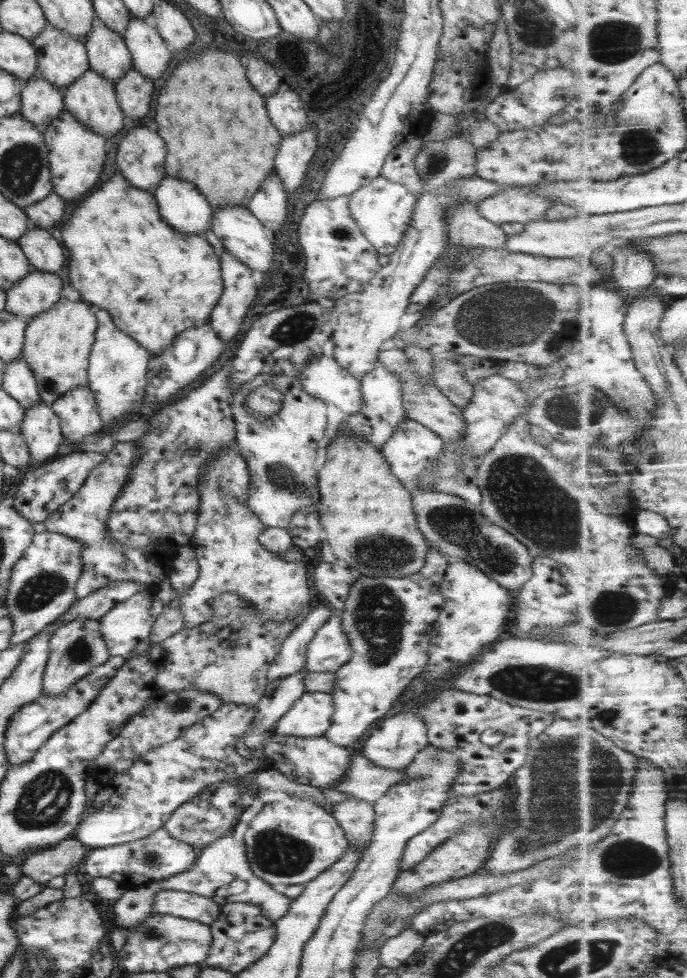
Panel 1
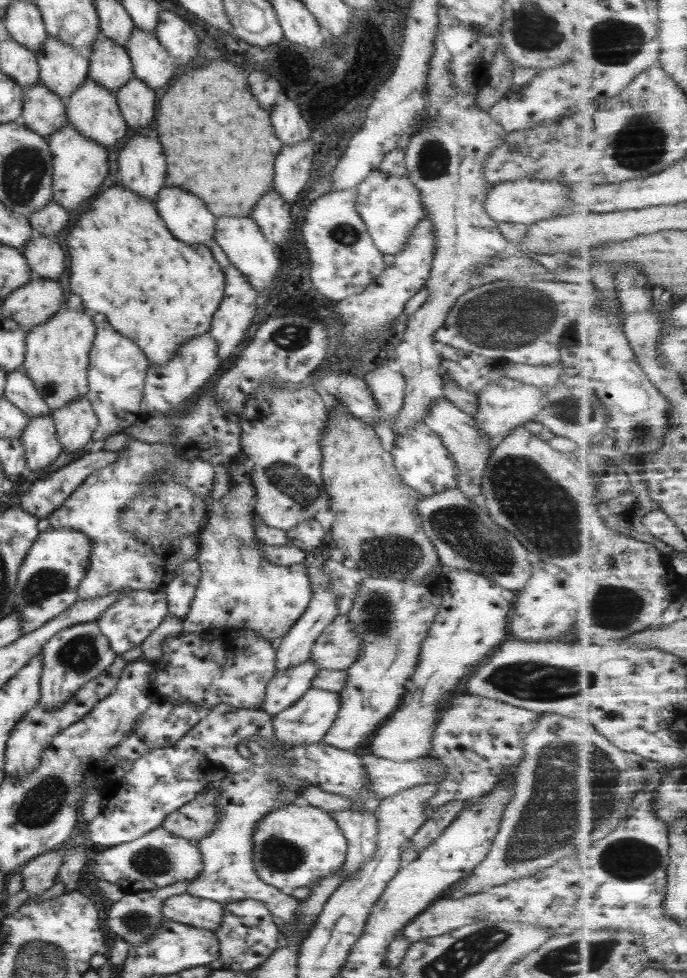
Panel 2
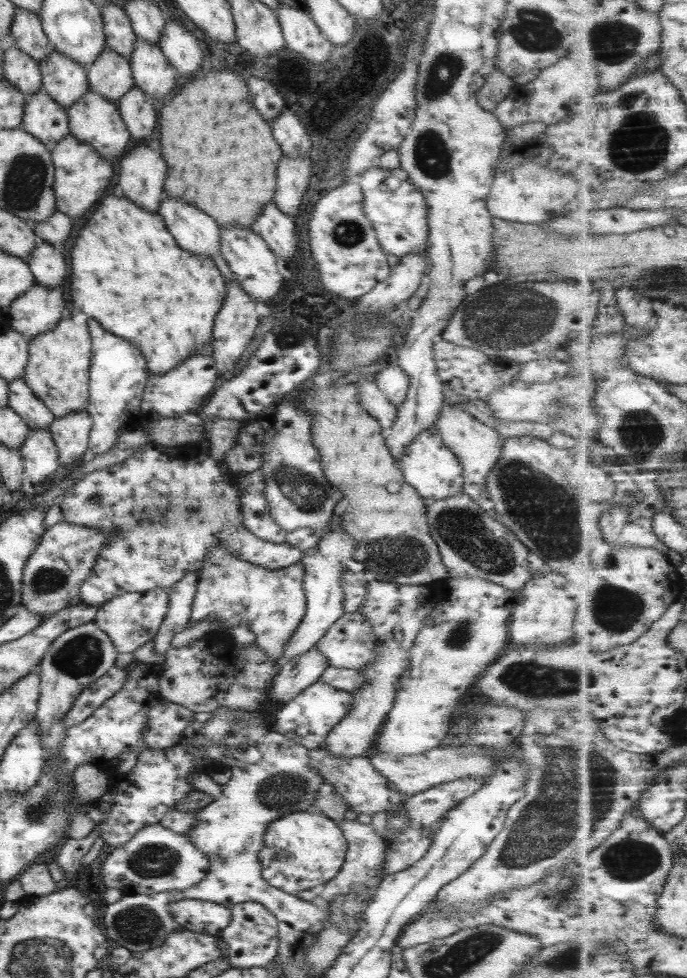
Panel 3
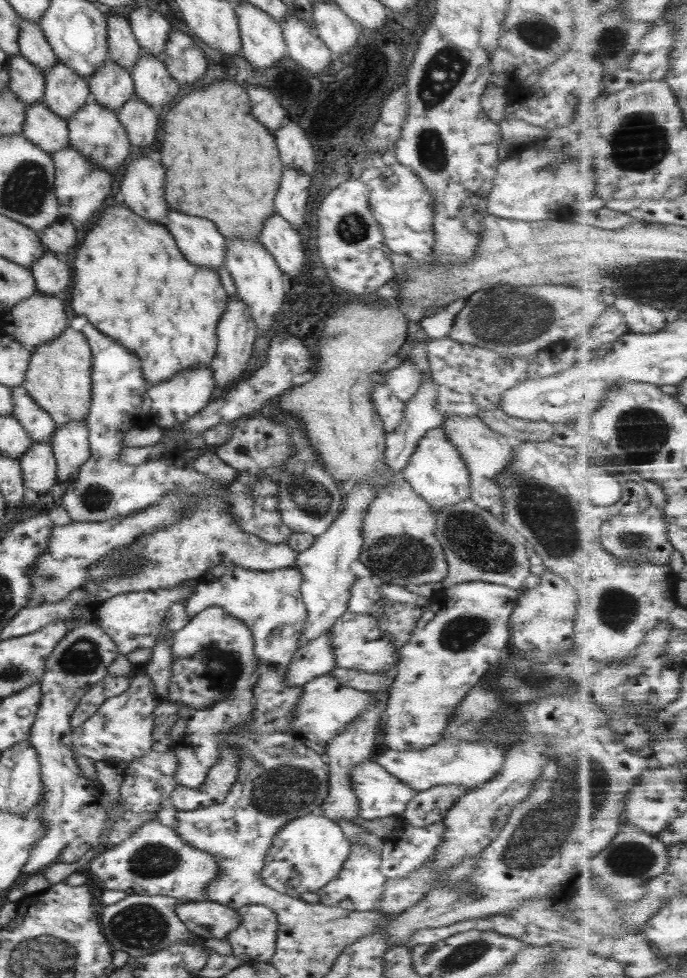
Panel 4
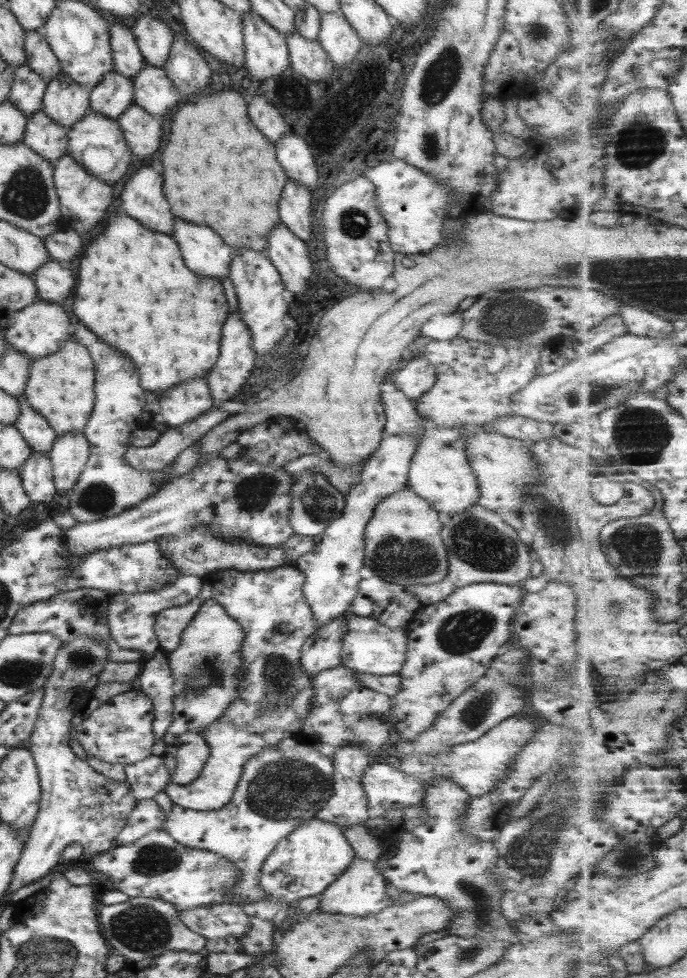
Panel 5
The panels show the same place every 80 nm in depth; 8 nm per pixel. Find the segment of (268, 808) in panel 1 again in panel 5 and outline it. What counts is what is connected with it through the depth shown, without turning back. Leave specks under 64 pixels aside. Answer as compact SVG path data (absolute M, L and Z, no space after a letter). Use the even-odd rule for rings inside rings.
M314 817L298 824L287 836L281 837L281 841L277 842L275 848L271 850L271 853L262 862L258 872L258 885L266 897L255 902L242 904L241 906L243 912L248 916L249 930L240 938L240 948L236 952L261 956L269 954L274 946L272 934L275 926L279 924L284 906L297 899L316 896L323 892L328 884L333 883L336 877L348 868L353 858L354 851L349 847L340 828L330 822L321 822Z

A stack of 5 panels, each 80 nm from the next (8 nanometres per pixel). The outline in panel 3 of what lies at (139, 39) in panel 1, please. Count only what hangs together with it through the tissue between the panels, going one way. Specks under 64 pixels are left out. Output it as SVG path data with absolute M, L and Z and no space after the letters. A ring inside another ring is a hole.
M137 40L128 61L133 84L155 100L169 96L175 88L177 72L168 64L158 45Z

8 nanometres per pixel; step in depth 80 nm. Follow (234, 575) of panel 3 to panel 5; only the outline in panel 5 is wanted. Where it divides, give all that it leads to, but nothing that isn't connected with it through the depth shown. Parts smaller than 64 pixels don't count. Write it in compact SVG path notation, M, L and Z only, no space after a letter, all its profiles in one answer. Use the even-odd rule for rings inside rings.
M285 564L270 569L240 571L237 569L219 569L207 573L201 579L201 588L197 596L178 608L164 608L156 614L153 630L158 642L158 648L165 653L172 653L181 640L182 632L186 629L193 616L199 610L200 604L205 600L214 600L228 614L229 618L237 620L241 625L242 643L240 655L242 663L236 686L236 699L233 699L227 710L223 711L221 718L202 728L201 737L209 747L209 758L203 764L199 776L186 786L173 784L169 781L164 793L173 805L189 810L217 810L231 800L233 790L239 781L241 770L245 761L265 746L275 745L277 741L285 738L294 738L305 721L309 712L309 704L314 690L310 679L303 671L299 662L300 648L304 640L313 634L316 622L309 605L302 595L304 574L293 564Z

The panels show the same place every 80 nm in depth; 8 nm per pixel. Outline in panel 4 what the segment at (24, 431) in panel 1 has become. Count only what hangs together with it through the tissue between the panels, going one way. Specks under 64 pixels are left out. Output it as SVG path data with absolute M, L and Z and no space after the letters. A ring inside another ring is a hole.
M49 439L45 442L31 440L27 450L18 460L22 472L22 482L39 497L45 499L49 488L56 481L56 466Z

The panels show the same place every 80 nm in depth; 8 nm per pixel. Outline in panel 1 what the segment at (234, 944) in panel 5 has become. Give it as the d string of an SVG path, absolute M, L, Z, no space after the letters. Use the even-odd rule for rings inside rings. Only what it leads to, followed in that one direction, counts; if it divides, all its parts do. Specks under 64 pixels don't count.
M160 890L154 896L152 904L152 912L194 920L205 925L217 920L219 911L220 906L212 899L178 890Z

